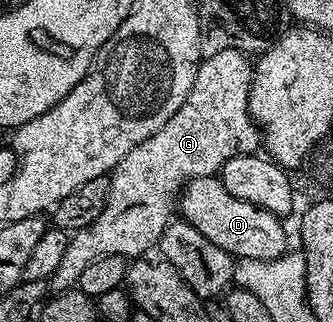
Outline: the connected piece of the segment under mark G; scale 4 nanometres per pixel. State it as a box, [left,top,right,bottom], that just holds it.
[50,49,258,290]

